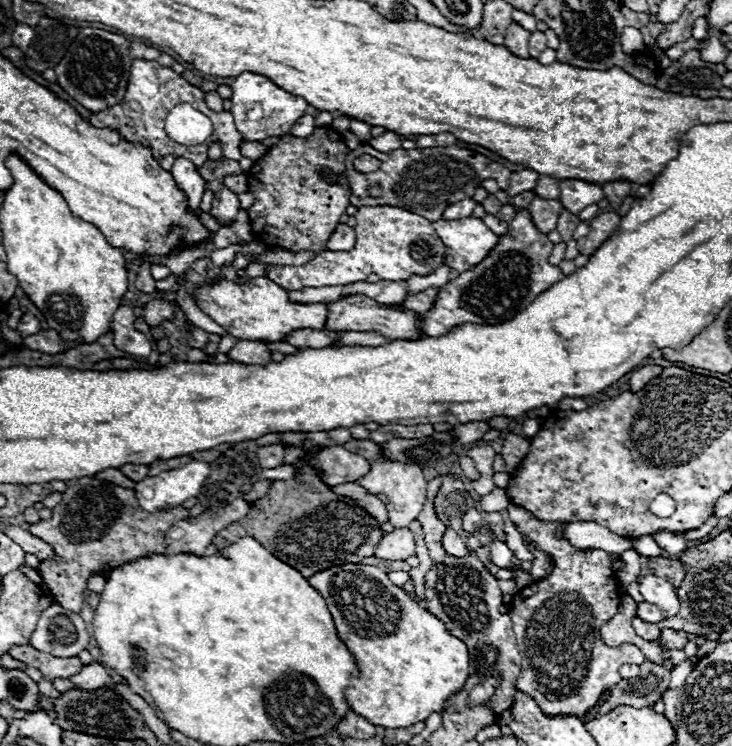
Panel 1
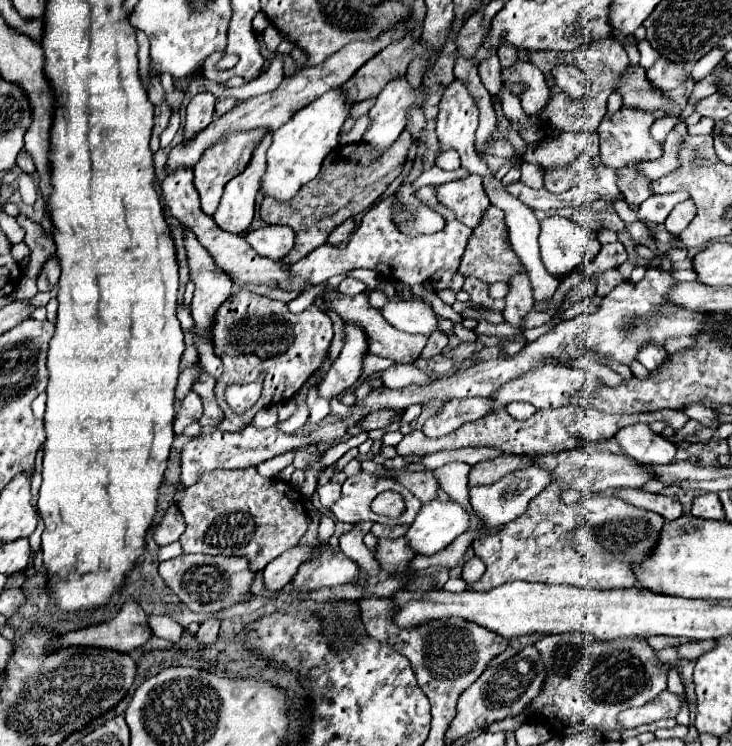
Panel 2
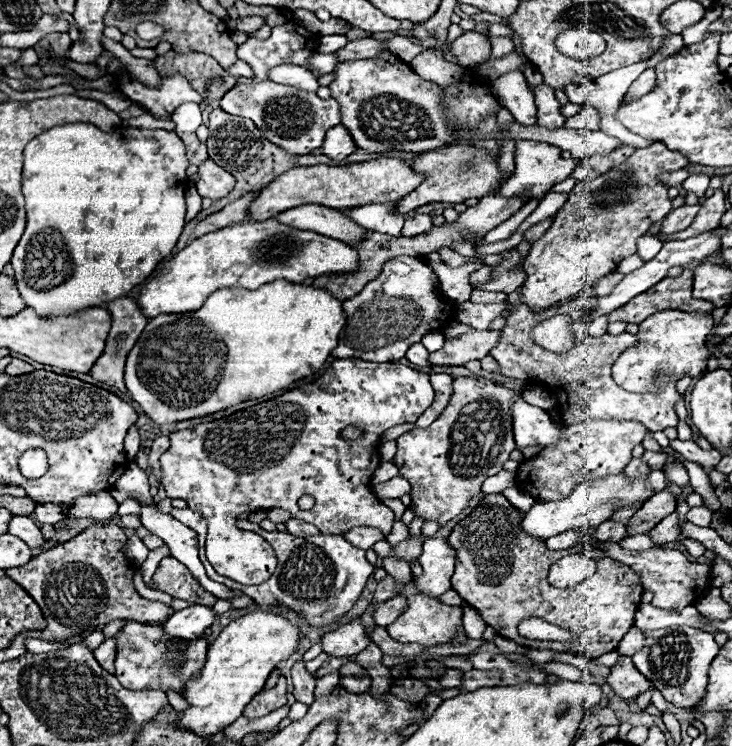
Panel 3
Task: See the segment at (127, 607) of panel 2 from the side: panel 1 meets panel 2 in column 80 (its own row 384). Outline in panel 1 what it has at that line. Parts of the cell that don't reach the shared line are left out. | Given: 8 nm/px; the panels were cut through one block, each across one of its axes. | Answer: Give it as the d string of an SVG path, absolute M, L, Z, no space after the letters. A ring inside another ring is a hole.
M642 366L640 370L636 370L632 374L632 378L630 378L630 390L638 392L640 388L644 388L644 384L648 384L658 374L662 374L662 366Z

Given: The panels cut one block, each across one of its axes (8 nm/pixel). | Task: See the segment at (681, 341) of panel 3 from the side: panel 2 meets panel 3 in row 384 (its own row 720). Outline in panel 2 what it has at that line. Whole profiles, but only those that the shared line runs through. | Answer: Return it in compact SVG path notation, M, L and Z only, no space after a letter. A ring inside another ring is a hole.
M664 690L662 694L658 694L658 698L650 700L646 706L640 708L630 708L624 710L618 716L618 722L622 722L622 726L626 728L636 728L642 724L650 724L662 718L676 718L680 710L680 698L668 690Z

